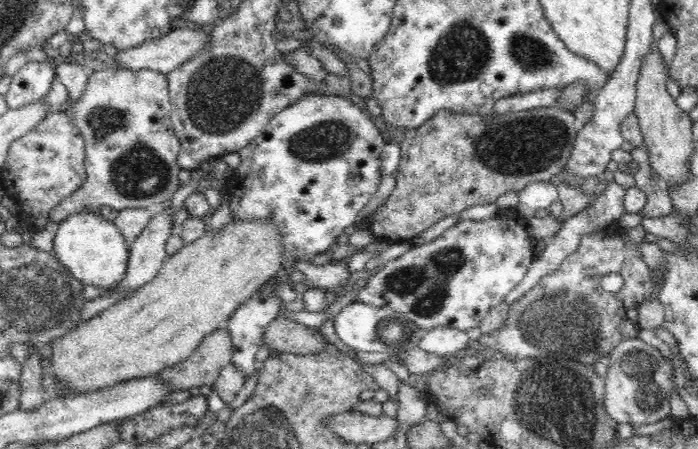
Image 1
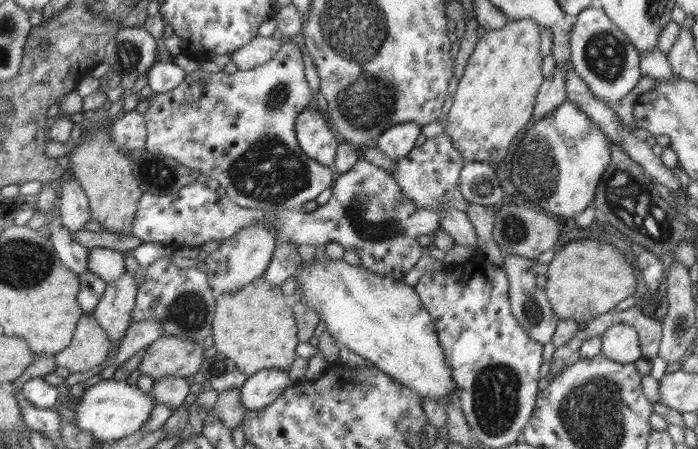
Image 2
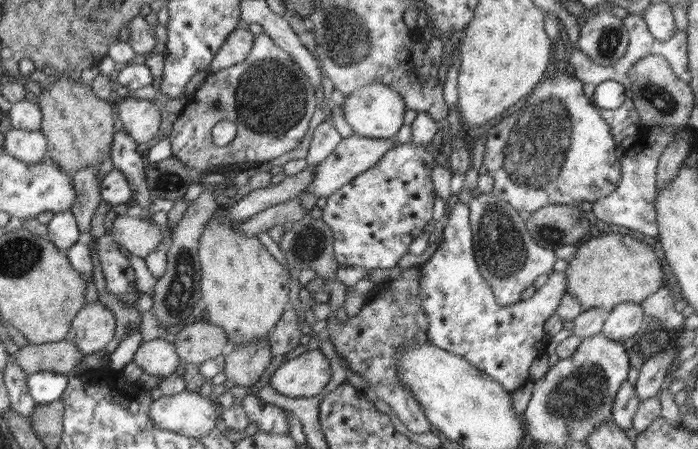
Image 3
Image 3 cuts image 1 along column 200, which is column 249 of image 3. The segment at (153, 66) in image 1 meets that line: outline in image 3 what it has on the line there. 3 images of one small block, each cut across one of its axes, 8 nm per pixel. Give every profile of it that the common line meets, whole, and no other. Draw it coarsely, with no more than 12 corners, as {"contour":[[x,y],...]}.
{"contour":[[236,27],[207,66],[211,73],[244,62],[255,34]]}

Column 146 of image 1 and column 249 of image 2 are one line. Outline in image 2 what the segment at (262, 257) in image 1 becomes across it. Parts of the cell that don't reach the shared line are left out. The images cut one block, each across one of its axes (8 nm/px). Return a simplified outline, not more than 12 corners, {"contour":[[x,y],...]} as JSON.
{"contour":[[260,277],[216,294],[217,353],[247,378],[288,371],[297,322]]}

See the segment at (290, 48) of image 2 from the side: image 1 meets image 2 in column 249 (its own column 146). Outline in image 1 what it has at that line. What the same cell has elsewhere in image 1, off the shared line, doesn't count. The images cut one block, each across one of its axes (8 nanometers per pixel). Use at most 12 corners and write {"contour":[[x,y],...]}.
{"contour":[[90,72],[86,180],[51,210],[154,212],[180,186],[167,75]]}

